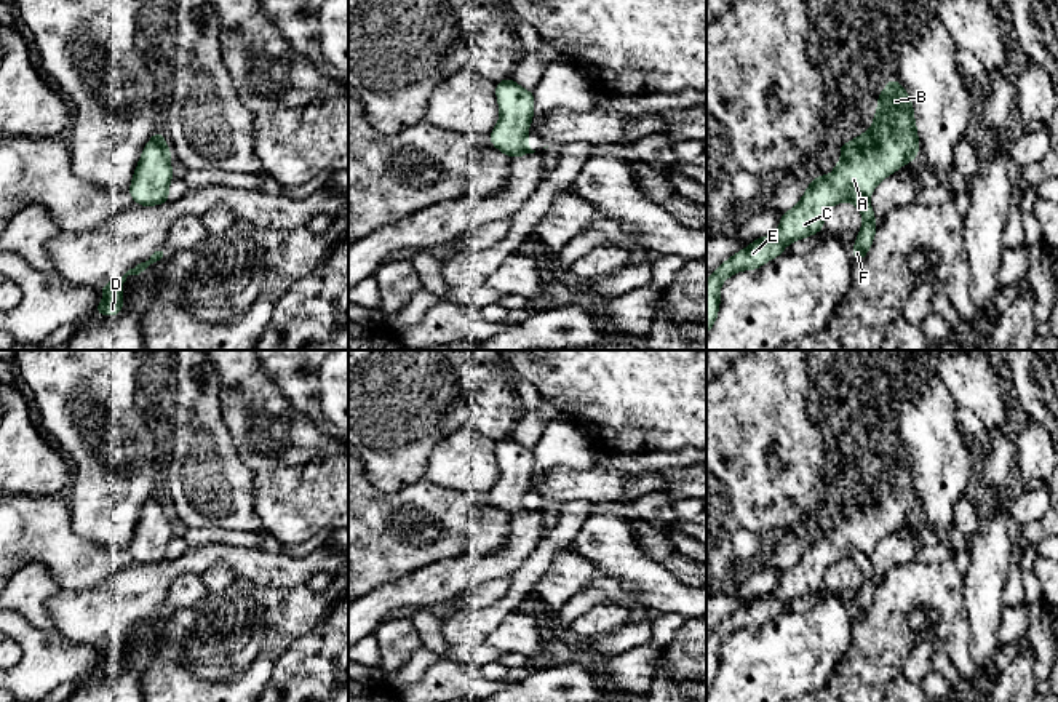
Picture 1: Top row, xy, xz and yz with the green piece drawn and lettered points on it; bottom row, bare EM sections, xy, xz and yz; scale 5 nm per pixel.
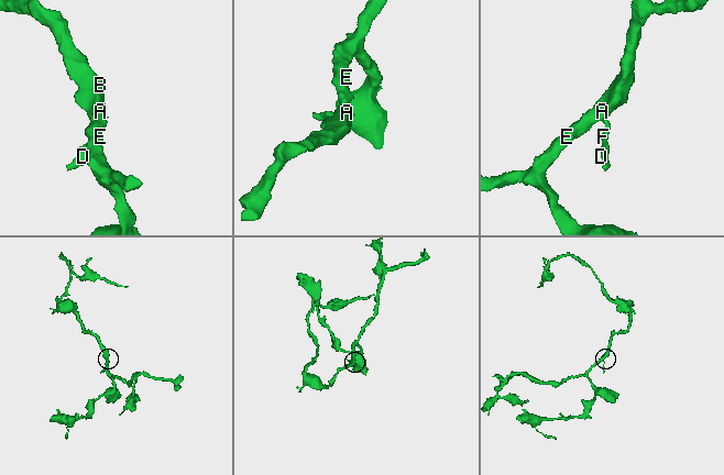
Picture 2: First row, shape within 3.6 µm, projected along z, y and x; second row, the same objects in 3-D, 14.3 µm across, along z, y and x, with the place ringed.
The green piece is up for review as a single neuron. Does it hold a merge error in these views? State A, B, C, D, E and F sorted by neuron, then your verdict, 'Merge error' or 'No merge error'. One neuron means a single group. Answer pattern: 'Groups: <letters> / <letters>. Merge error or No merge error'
Groups: A B C E / D F. Merge error

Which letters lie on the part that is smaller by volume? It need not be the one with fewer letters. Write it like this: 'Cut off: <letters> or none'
Cut off: D, F

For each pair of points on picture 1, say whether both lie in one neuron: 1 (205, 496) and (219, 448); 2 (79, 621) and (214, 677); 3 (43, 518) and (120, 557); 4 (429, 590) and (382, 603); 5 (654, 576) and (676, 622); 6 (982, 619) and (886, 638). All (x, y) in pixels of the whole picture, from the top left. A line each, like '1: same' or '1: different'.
1: same
2: different
3: same
4: same
5: different
6: different

